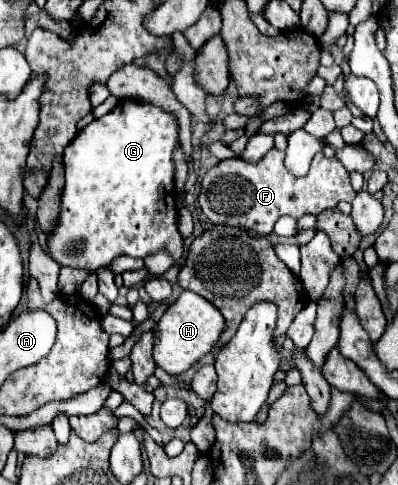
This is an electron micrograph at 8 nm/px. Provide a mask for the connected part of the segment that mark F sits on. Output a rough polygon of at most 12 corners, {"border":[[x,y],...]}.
{"border":[[283,151],[213,165],[199,207],[269,235],[279,217],[353,201],[349,171],[317,153],[293,177]]}

